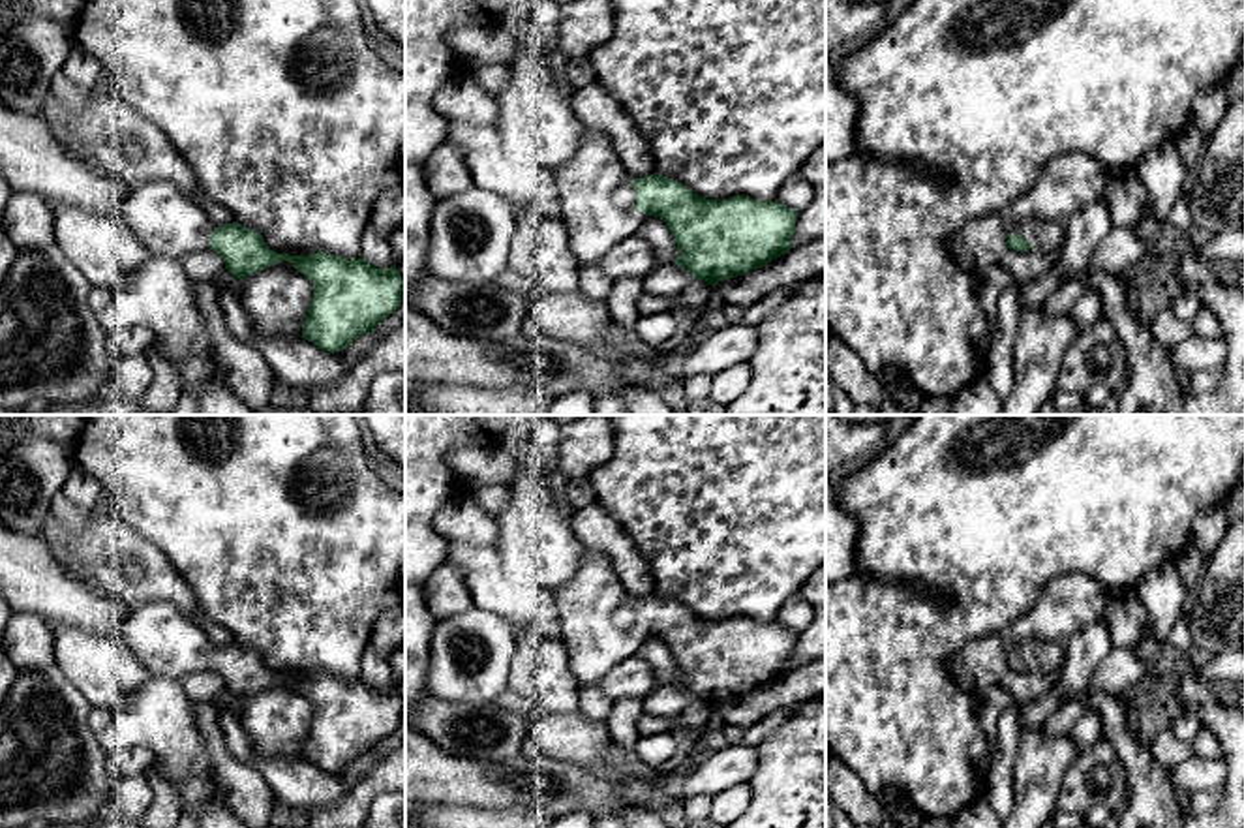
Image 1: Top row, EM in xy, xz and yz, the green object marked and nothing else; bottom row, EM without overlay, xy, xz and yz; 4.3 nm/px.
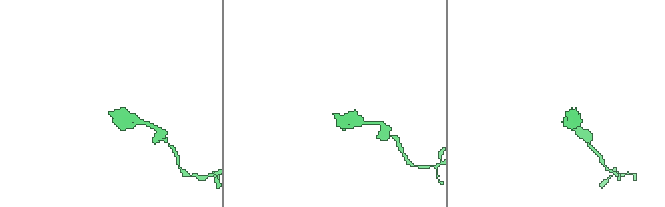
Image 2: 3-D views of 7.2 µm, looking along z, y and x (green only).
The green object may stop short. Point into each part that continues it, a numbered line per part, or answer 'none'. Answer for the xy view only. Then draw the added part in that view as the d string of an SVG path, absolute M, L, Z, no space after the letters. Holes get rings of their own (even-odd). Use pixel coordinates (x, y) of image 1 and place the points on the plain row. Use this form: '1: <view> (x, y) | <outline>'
1: xy (167, 643) | M167 601L131 610L120 631L152 674L182 680L210 668L216 646L195 620Z

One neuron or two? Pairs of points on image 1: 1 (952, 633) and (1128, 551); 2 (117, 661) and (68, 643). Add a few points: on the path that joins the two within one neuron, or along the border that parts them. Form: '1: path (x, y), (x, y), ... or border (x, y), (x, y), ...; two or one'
1: path (995, 590), (1034, 551), (1085, 551); one
2: path (106, 661), (89, 661), (79, 654); one

